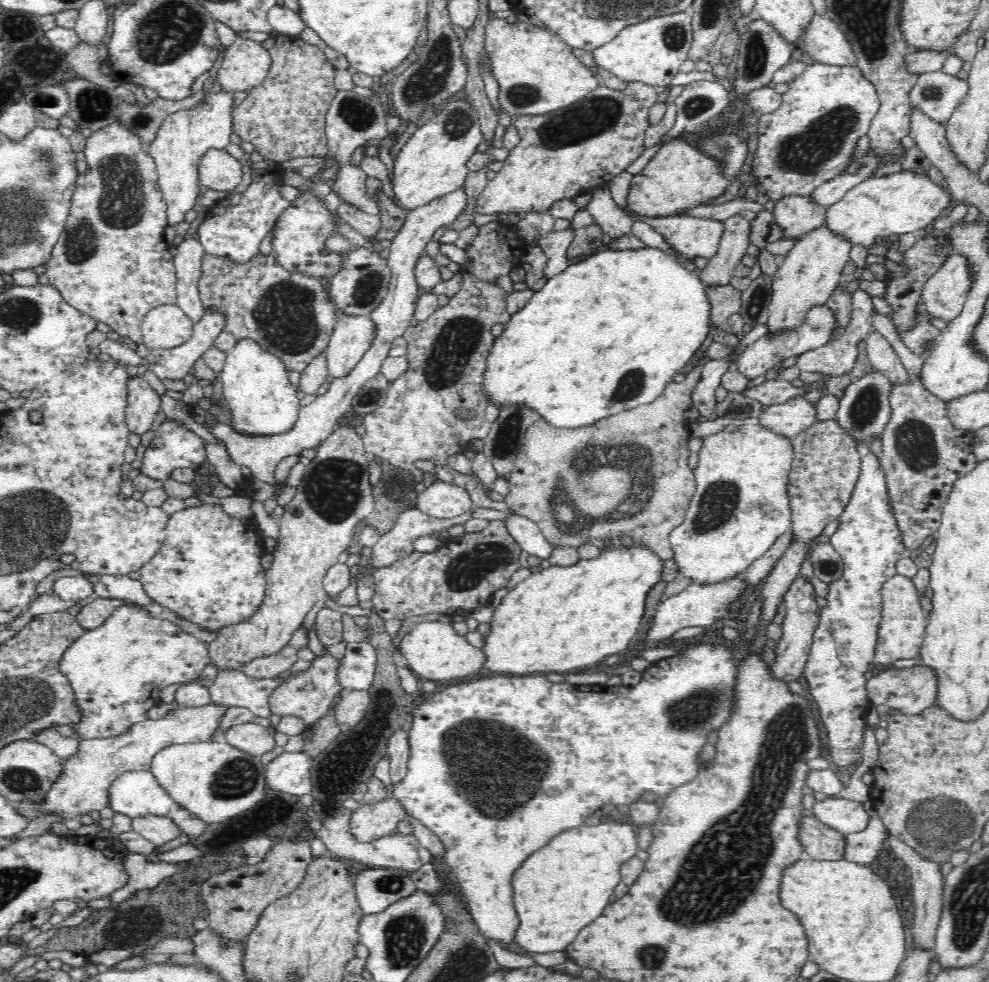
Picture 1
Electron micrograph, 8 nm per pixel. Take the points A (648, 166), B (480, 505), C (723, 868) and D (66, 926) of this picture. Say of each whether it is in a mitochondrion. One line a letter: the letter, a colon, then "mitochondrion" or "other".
A: other
B: other
C: mitochondrion
D: other

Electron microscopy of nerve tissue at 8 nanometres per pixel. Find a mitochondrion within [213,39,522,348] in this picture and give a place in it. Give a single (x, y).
(355, 113)

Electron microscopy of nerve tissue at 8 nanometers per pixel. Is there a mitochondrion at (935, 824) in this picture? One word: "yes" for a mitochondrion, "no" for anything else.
yes

